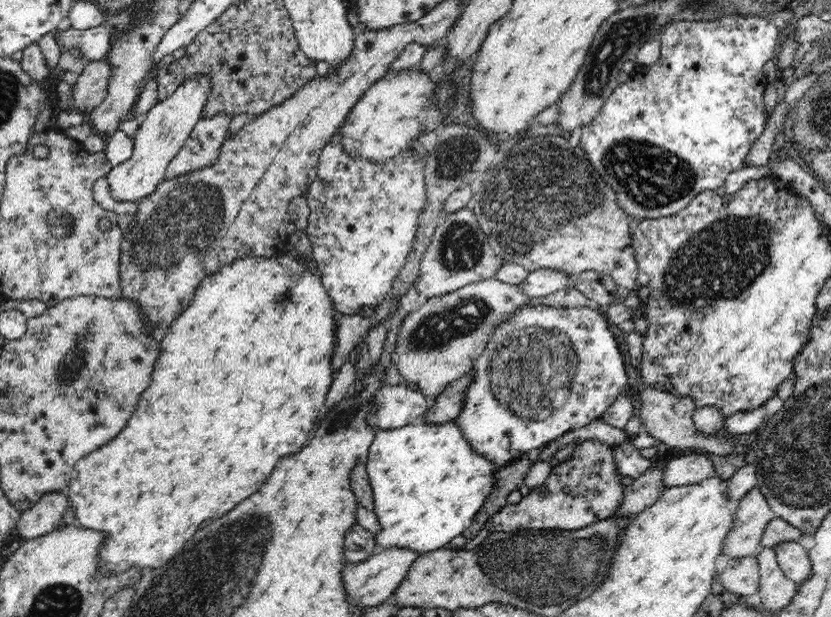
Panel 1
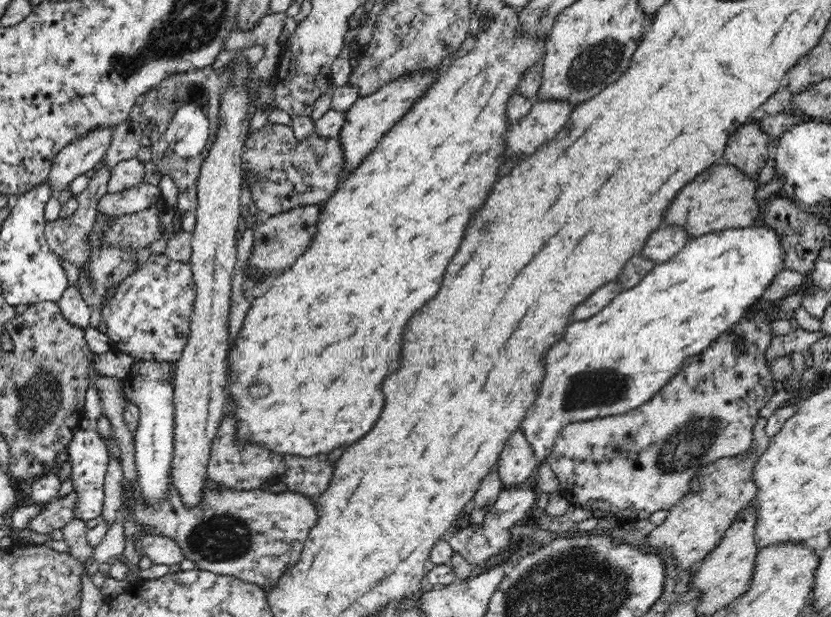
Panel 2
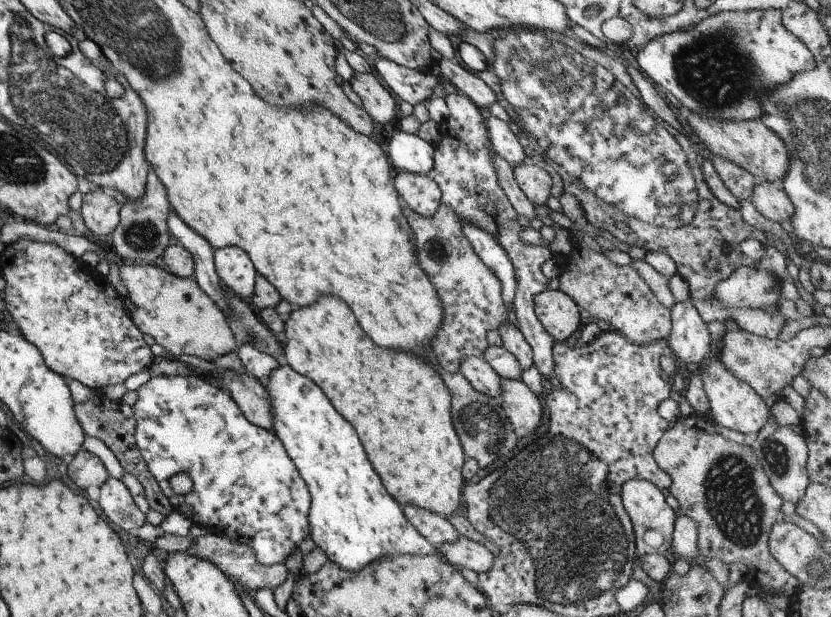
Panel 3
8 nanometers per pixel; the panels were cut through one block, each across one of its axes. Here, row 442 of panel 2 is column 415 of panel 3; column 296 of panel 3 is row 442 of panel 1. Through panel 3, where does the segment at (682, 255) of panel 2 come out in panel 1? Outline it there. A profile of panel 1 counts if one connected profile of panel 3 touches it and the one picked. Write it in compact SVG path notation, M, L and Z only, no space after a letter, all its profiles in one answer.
M423 419L403 428L378 430L365 466L374 489L374 513L381 524L381 531L375 538L378 551L388 546L403 546L422 553L444 549L453 538L471 527L494 490L497 472L506 468L496 467L492 461L482 457L466 439L457 420L430 424Z

